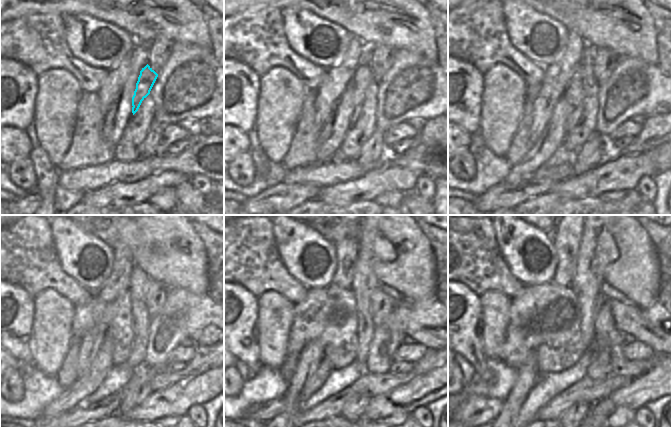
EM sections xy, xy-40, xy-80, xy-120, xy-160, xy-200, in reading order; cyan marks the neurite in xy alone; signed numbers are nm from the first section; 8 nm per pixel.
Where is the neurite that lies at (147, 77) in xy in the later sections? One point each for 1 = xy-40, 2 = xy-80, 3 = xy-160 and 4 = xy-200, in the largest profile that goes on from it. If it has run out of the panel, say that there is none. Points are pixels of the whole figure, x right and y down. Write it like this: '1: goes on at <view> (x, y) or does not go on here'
1: goes on at xy-40 (363, 76)
2: goes on at xy-80 (574, 94)
3: goes on at xy-160 (328, 314)
4: goes on at xy-200 (545, 319)

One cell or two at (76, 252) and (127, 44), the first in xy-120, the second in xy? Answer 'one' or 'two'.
one

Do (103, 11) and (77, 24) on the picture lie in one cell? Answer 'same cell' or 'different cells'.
different cells

